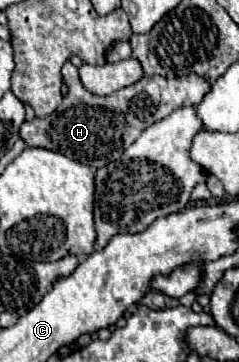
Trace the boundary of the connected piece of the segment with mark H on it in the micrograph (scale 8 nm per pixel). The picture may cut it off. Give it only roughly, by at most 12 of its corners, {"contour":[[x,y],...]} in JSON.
{"contour":[[70,61],[70,93],[24,121],[28,147],[92,169],[148,125],[198,105],[210,81],[154,75],[98,97]]}

